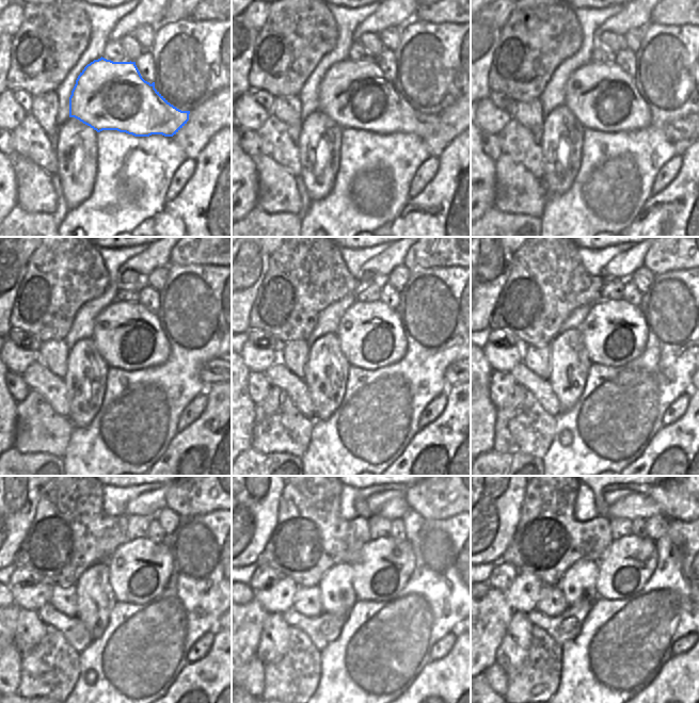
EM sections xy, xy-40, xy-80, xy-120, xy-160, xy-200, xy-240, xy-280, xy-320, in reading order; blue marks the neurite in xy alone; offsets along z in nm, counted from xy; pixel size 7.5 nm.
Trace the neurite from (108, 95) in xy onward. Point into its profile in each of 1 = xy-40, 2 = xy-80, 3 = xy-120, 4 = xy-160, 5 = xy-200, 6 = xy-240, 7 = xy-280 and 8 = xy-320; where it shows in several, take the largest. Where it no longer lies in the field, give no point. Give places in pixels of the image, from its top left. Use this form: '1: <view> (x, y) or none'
1: xy-40 (353, 95)
2: xy-80 (603, 97)
3: xy-120 (127, 336)
4: xy-160 (370, 334)
5: xy-200 (614, 332)
6: xy-240 (140, 569)
7: xy-280 (384, 565)
8: xy-320 (630, 562)

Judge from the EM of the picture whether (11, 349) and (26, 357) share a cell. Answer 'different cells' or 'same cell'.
same cell

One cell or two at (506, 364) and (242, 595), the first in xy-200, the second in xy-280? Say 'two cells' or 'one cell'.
two cells

